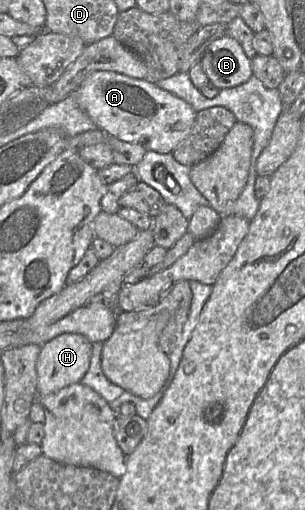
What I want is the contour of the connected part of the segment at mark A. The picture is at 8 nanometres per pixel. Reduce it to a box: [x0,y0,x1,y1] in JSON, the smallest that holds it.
[73,71,197,153]

